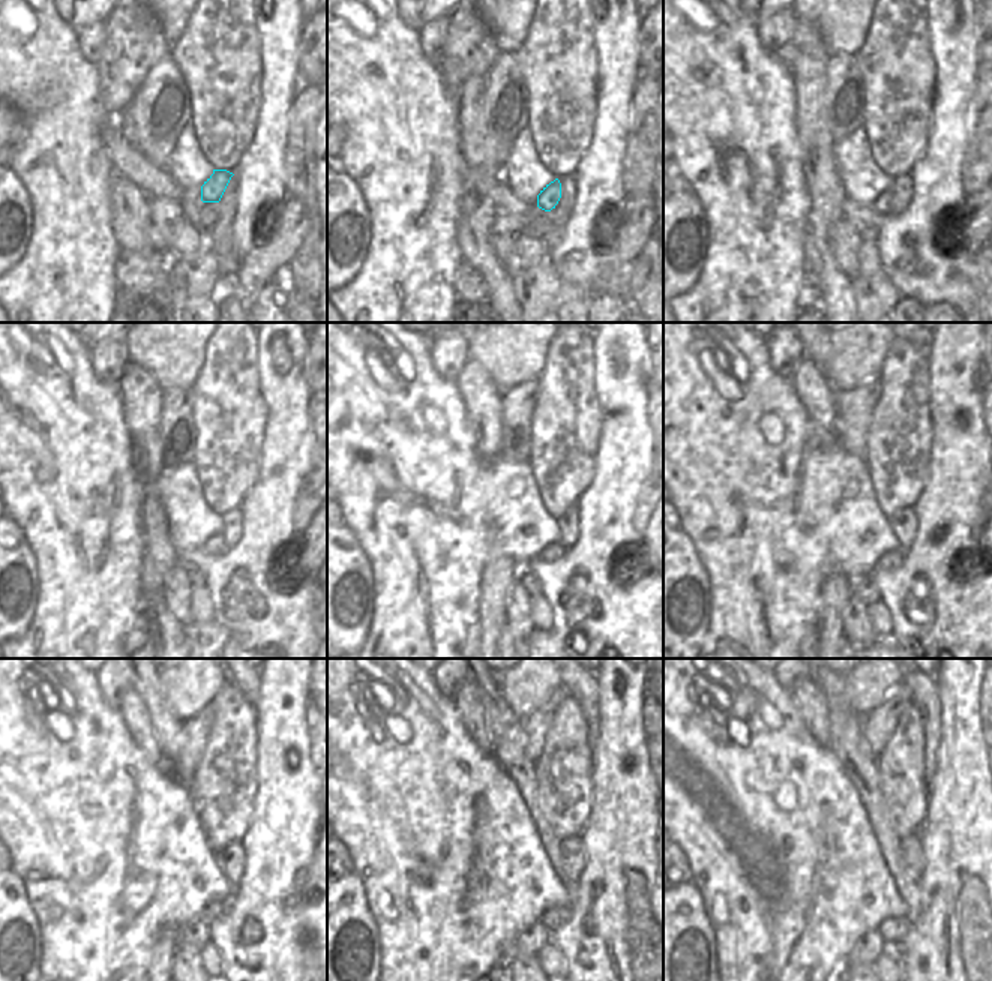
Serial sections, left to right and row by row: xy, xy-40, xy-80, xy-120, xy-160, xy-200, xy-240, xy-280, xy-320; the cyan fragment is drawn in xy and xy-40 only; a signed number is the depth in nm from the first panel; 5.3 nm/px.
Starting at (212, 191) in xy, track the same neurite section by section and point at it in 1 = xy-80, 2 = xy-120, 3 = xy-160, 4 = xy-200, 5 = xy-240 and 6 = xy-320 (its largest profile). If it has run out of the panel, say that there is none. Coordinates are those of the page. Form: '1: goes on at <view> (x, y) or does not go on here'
1: goes on at xy-80 (883, 204)
2: goes on at xy-120 (215, 546)
3: goes on at xy-160 (554, 551)
4: goes on at xy-200 (892, 558)
5: goes on at xy-240 (218, 908)
6: goes on at xy-320 (892, 930)

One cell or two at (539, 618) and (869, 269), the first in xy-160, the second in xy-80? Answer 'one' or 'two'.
one

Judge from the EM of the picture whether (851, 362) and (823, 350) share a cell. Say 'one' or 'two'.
two

